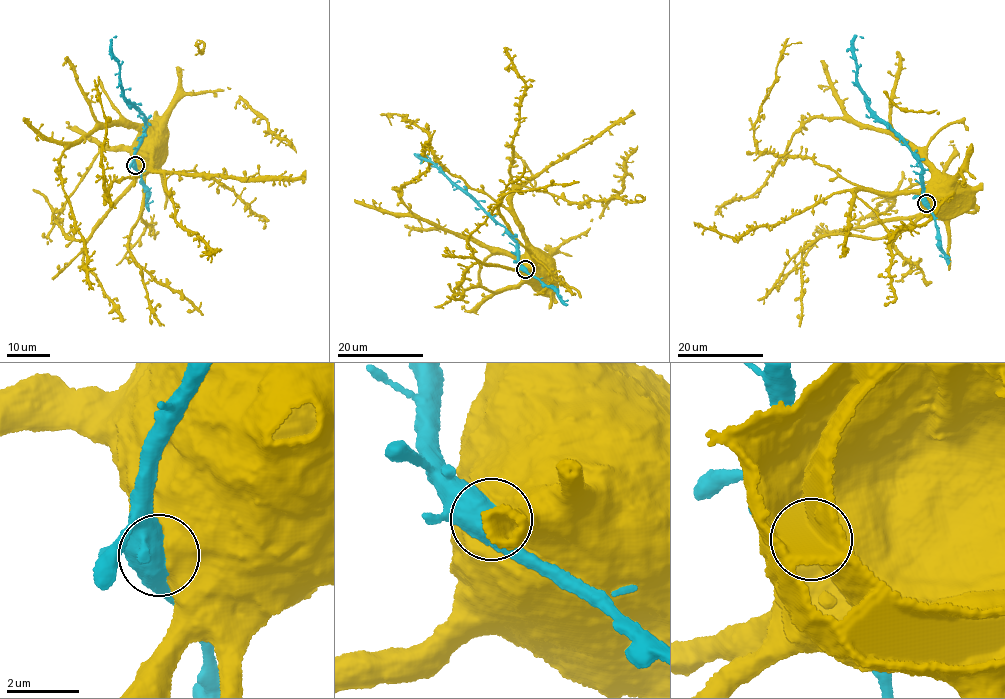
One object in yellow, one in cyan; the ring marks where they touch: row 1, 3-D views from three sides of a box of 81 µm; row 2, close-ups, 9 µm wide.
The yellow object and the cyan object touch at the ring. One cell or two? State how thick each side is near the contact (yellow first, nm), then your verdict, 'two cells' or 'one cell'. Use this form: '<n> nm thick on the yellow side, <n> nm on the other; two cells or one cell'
850 nm thick on the yellow side, 800 nm on the other; two cells

